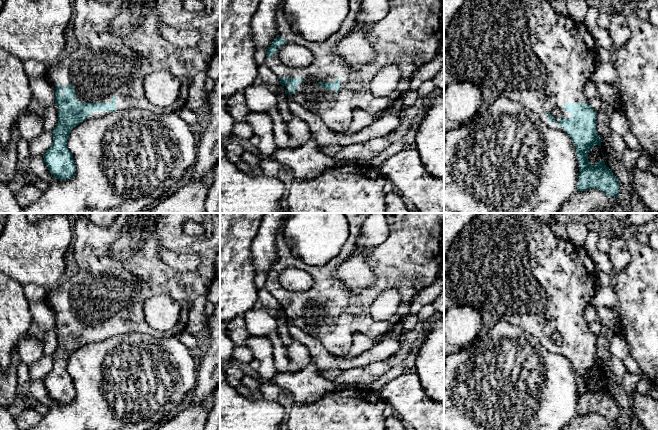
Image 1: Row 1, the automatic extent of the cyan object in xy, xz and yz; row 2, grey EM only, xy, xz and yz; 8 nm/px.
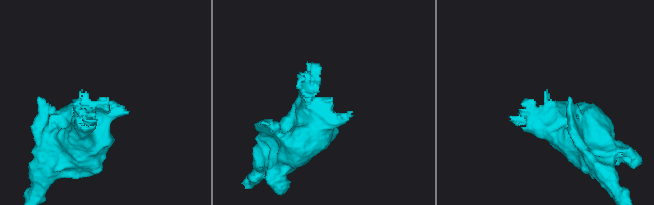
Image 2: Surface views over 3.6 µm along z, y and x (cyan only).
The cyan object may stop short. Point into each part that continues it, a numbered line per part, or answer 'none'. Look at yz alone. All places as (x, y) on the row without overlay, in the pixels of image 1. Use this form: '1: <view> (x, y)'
1: yz (510, 267)

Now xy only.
1: xy (119, 267)

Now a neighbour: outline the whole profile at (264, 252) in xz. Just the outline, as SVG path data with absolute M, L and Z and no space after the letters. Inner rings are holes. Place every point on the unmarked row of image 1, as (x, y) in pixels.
M266 213L251 245L252 263L255 273L268 273L279 259L276 235L284 224L287 213Z

